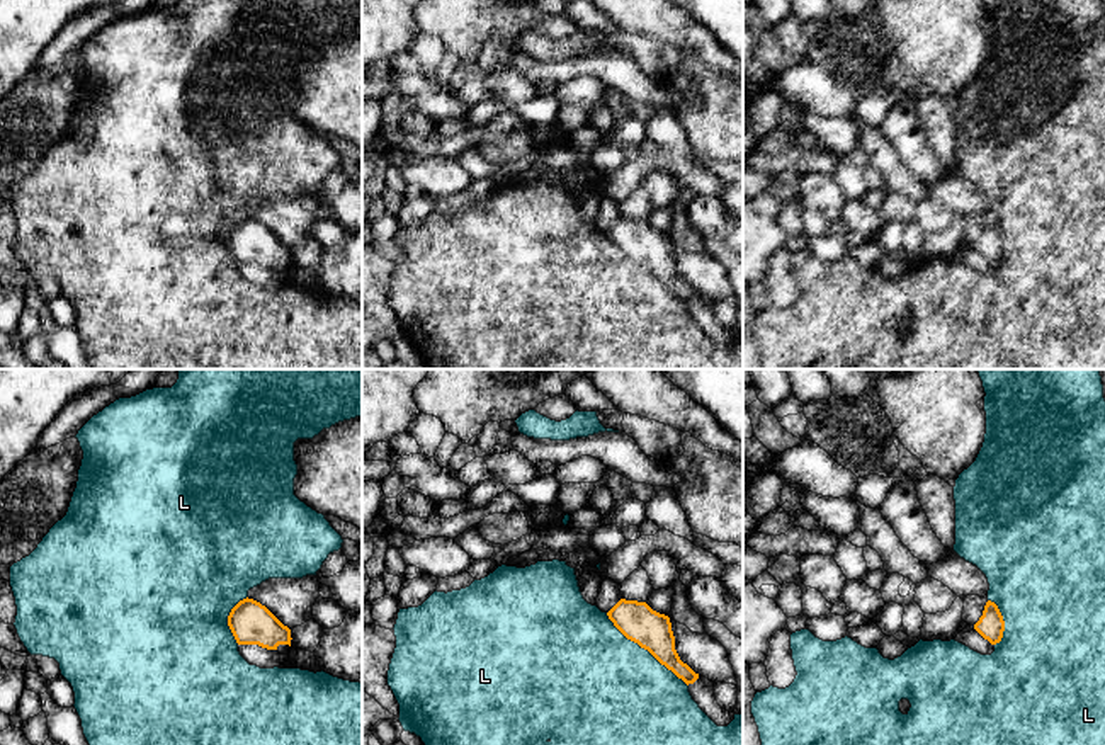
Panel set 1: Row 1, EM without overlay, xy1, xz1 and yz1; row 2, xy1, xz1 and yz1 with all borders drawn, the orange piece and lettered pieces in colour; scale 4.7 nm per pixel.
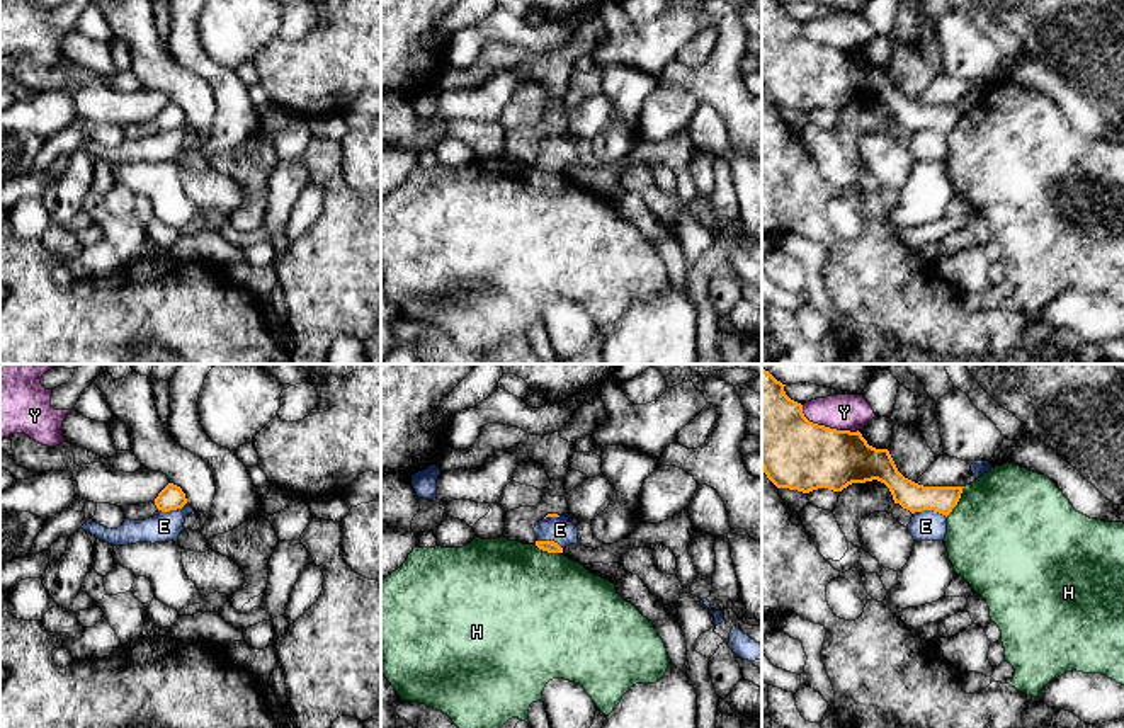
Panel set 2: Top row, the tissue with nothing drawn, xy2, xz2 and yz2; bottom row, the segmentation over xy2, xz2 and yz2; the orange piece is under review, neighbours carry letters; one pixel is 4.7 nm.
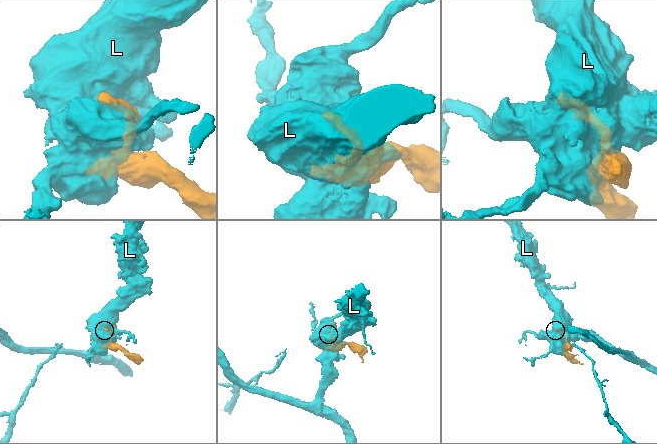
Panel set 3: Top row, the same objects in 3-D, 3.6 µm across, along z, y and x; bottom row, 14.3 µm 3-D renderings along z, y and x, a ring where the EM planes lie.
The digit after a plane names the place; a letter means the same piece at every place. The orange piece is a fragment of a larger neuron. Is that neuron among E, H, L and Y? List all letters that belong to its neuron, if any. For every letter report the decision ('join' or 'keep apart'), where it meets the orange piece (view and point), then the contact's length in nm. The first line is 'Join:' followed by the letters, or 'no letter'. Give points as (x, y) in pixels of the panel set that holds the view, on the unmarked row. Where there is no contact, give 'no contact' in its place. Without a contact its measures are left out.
Join: no letter
E: keep apart; contact yz2 (930, 128); length 160 nm
H: keep apart; contact yz2 (958, 119); length 170 nm
L: keep apart; contact xz1 (645, 267); length 500 nm
Y: keep apart; contact yz2 (827, 46); length 300 nm

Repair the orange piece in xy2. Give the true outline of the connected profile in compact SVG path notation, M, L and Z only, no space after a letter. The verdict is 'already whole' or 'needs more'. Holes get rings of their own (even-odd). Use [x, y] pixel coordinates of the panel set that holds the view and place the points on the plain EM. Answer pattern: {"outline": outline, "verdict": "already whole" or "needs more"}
{"outline": "M168 102L155 117L155 124L162 131L182 128L187 122L185 112L180 105Z", "verdict": "already whole"}

